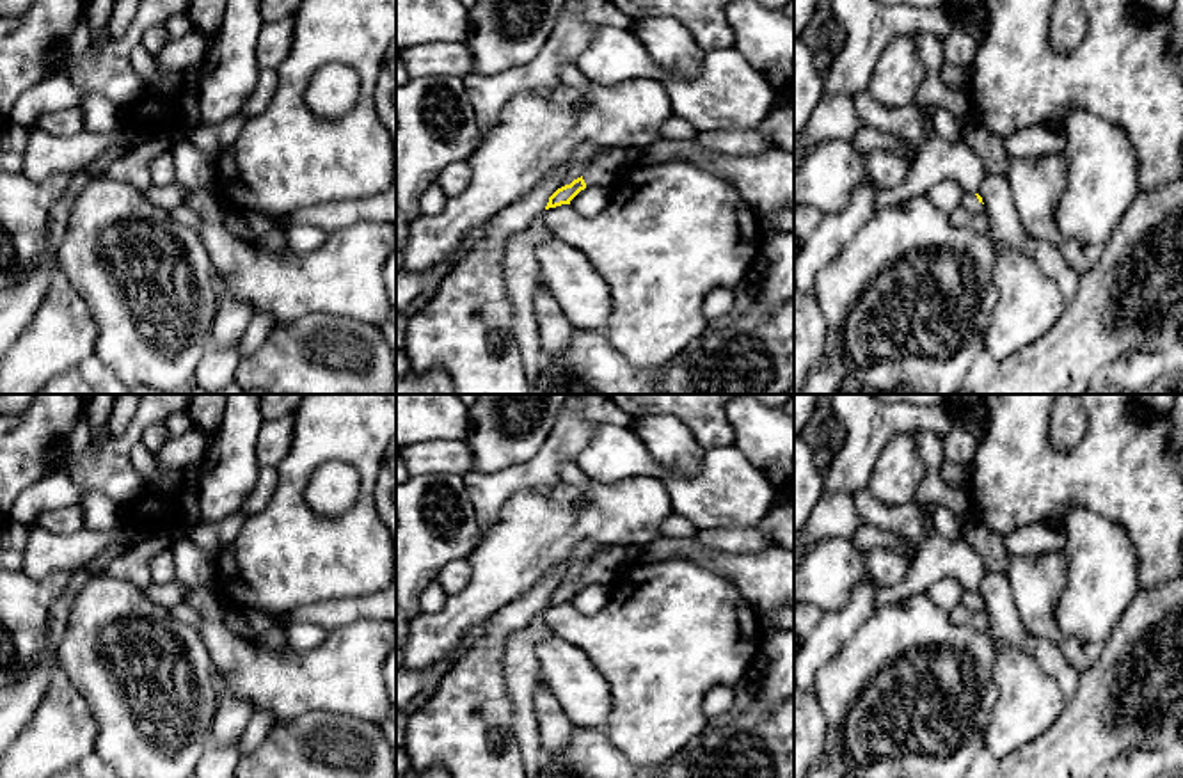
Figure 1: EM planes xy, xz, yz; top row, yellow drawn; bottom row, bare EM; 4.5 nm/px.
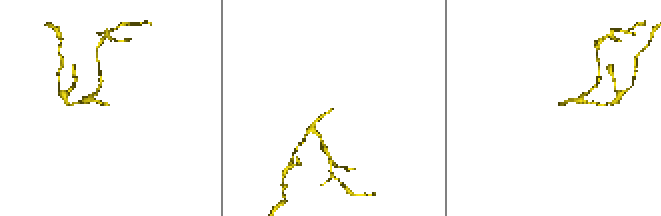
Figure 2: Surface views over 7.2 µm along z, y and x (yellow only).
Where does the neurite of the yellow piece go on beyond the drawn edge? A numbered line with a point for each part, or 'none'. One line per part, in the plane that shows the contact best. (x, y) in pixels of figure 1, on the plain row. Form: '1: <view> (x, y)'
1: yz (970, 599)

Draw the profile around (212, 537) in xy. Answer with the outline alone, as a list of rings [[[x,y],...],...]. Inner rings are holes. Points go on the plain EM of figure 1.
[[[238,510],[236,513],[218,520],[208,522],[202,519],[188,526],[188,538],[206,554],[217,558],[227,545],[231,545],[243,526],[247,515]]]

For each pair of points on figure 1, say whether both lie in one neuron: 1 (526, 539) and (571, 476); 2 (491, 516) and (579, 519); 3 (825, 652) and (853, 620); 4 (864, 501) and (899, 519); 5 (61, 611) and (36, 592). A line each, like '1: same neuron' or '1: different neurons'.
1: different neurons
2: different neurons
3: same neuron
4: same neuron
5: different neurons

